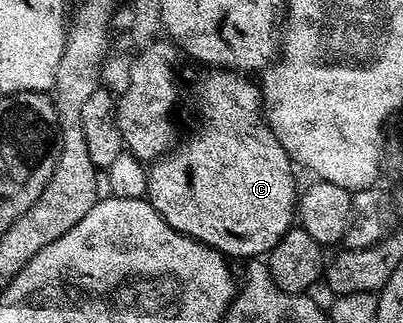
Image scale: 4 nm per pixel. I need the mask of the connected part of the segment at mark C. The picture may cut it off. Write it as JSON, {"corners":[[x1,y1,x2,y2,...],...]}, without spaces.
{"corners":[[212,68,205,73,207,74,199,81,199,93,203,96,203,101,199,101,195,105,196,111,199,112,199,126,188,135,184,145,176,144,174,148,164,153,150,166,146,200,150,201,151,206,159,212,161,219,165,219,165,223,169,223,169,227,181,231,186,237,205,243,231,259,234,257,255,259,260,255,270,253,273,246,293,228,293,222,297,217,297,188,295,189,294,173,296,170,293,168,291,156,287,154,285,147,281,147,277,135,273,135,273,131,267,126,267,119,263,115,263,95,260,86,256,82,254,85,251,82,254,80,250,76,237,73,233,69]]}

